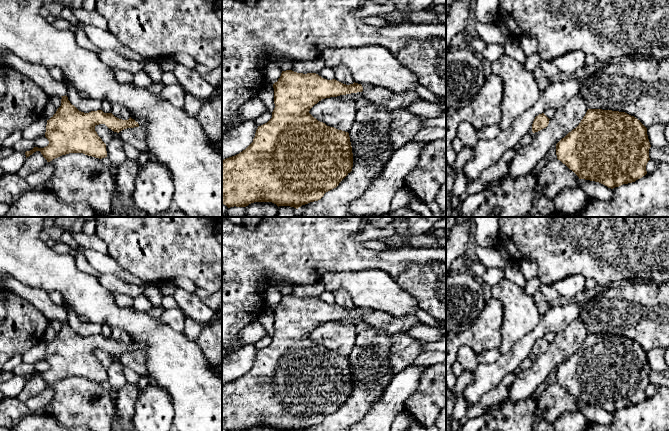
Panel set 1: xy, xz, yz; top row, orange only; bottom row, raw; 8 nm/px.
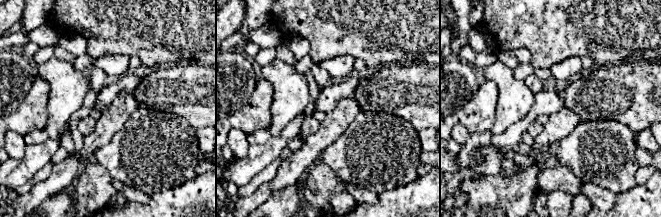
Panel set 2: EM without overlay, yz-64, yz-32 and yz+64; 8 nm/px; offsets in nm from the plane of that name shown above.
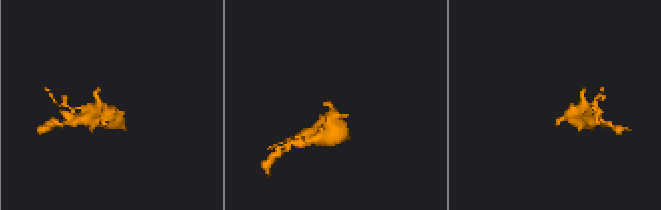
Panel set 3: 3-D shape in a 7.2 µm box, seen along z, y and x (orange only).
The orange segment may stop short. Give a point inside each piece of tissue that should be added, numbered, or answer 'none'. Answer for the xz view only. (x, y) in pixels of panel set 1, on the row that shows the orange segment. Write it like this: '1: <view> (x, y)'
1: xz (381, 96)

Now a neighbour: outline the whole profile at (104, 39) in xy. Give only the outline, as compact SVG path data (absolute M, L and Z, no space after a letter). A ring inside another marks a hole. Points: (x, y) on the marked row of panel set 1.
M80 24L79 31L83 31L88 39L101 50L114 51L120 56L142 62L144 72L153 83L160 83L163 75L159 60L145 59L134 50L124 46L108 29L99 29L90 25Z

